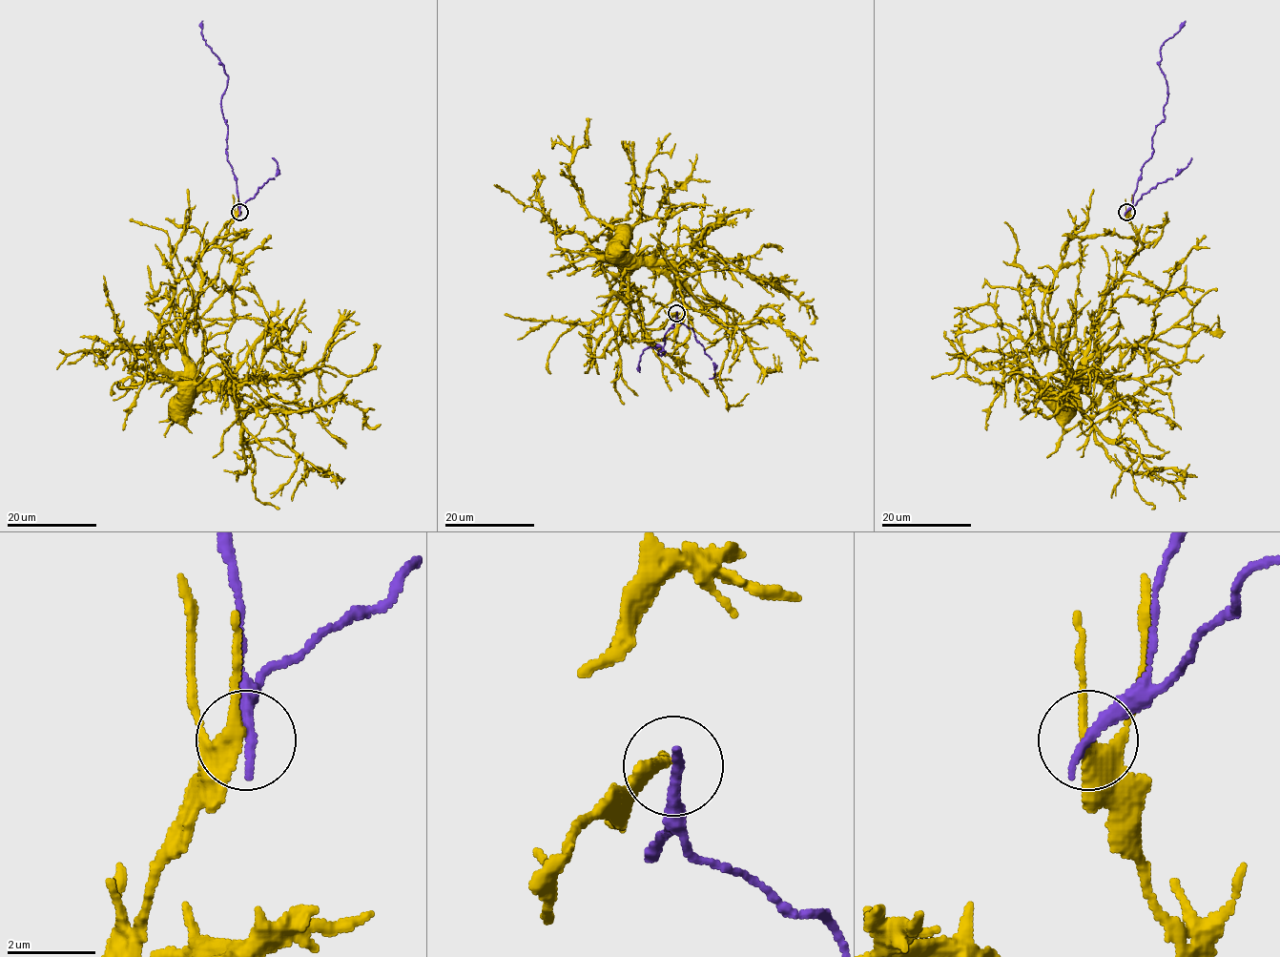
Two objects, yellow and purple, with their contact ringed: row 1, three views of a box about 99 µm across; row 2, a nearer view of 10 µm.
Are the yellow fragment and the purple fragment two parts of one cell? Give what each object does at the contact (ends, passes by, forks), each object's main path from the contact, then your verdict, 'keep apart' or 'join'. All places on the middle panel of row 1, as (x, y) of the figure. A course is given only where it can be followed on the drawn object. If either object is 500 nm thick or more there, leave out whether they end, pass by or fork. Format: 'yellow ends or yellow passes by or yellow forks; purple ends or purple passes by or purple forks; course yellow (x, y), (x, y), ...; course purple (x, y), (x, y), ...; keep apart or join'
yellow forks; purple ends; course yellow (676, 313), (658, 328), (646, 328), (638, 321), (639, 297), (622, 284), (627, 261), (627, 251), (622, 245); course purple (676, 313), (664, 338), (665, 345), (658, 350), (664, 354), (660, 346), (647, 347), (639, 363), (640, 372); keep apart

